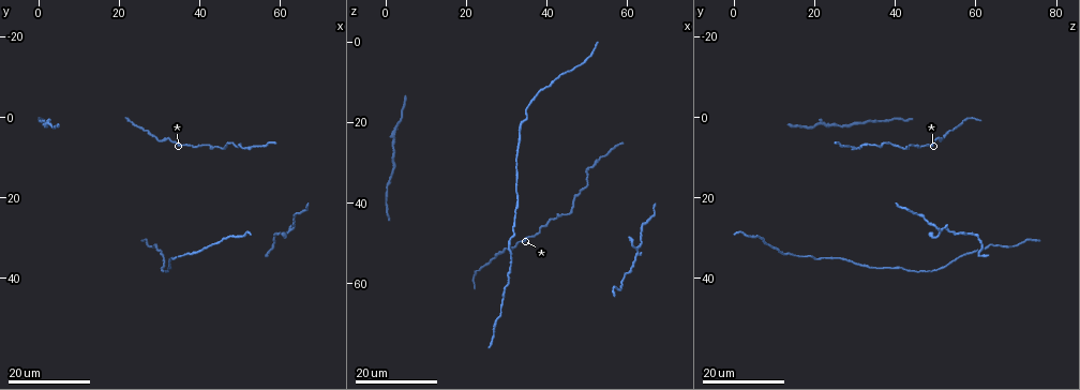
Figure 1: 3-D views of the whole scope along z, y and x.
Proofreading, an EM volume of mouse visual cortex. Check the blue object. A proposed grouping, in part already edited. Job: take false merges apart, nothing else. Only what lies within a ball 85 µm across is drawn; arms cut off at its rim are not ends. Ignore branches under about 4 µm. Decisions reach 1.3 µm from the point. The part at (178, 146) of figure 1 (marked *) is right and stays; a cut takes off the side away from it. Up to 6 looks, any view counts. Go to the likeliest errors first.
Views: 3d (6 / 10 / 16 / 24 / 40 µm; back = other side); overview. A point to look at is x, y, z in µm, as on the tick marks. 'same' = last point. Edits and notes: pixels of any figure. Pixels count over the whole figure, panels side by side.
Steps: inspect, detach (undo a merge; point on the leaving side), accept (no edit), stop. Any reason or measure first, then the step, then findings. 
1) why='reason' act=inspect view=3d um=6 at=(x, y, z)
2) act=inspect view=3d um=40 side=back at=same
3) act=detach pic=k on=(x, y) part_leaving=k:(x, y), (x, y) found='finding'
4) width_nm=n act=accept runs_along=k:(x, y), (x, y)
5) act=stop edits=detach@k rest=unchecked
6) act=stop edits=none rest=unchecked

why='calibre changes' act=inspect view=3d um=16 at=(32.5, 38.0, 47.5)

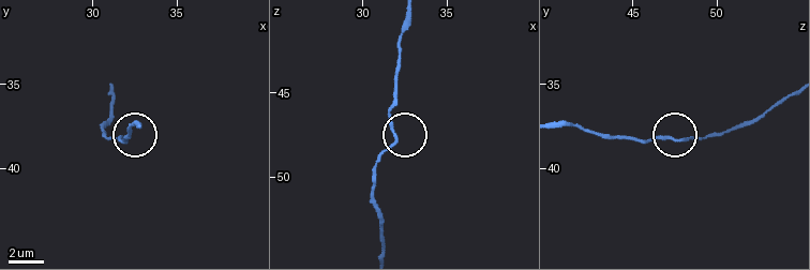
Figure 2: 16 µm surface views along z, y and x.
act=inspect view=3d um=10 at=(31.8, 38.4, 47.8)

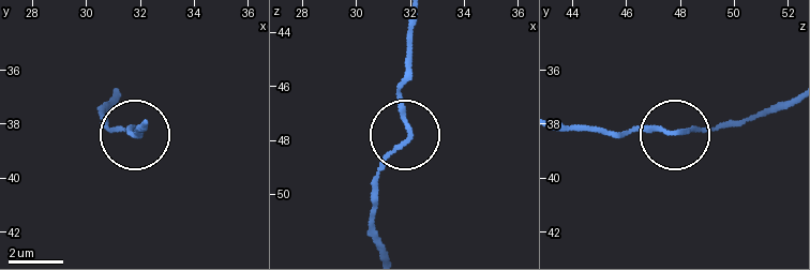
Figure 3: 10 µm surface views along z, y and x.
act=accept found='all the same cell'

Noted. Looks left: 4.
why='a narrow waist' act=inspect view=3d um=24 at=(29.0, 31.5, 63.5)

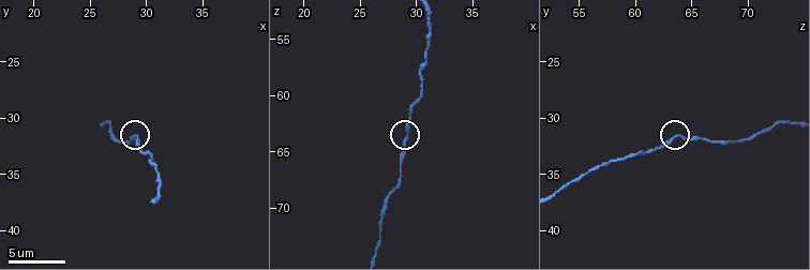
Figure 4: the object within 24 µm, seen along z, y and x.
act=inspect view=3d um=10 at=(29.0, 31.4, 63.8)

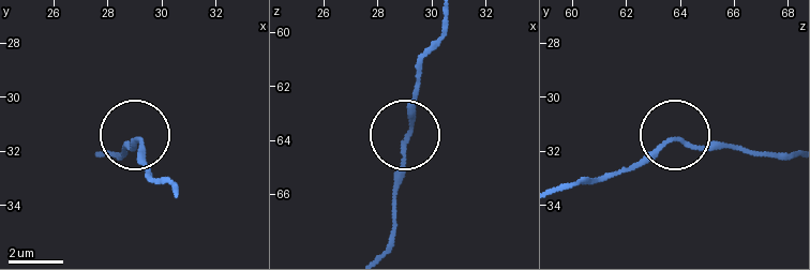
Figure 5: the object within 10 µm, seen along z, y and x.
act=inspect view=3d um=10 side=back at=(29.2, 31.7, 63.8)

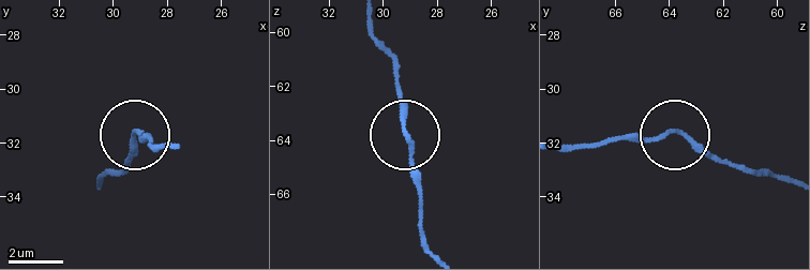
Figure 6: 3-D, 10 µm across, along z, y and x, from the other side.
act=accept found='continuous, no second cell'

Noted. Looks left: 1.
act=stop edits=none rest=unchecked

